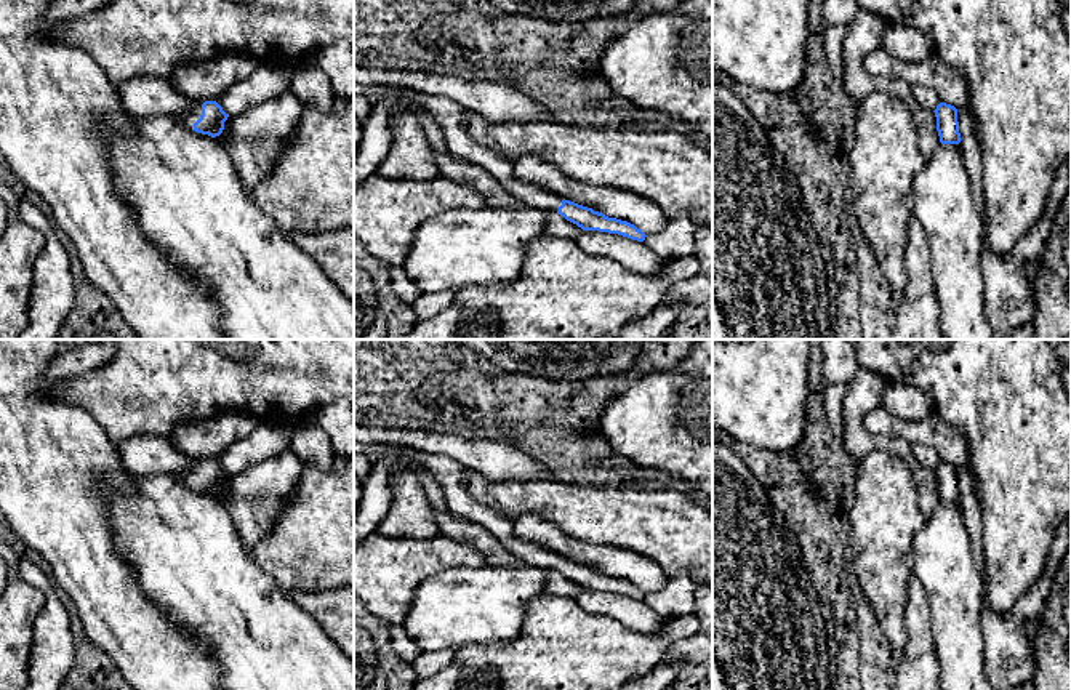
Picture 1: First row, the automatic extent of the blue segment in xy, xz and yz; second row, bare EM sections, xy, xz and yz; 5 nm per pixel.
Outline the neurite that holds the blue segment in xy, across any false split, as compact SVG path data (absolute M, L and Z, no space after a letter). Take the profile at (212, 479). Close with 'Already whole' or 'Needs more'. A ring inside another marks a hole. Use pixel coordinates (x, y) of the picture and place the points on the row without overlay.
M195 459L187 469L178 469L176 477L187 487L216 496L224 488L229 472L216 459Z. Needs more

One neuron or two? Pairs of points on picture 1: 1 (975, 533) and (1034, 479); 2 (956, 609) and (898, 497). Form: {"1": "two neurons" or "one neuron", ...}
{"1": "two neurons", "2": "two neurons"}

